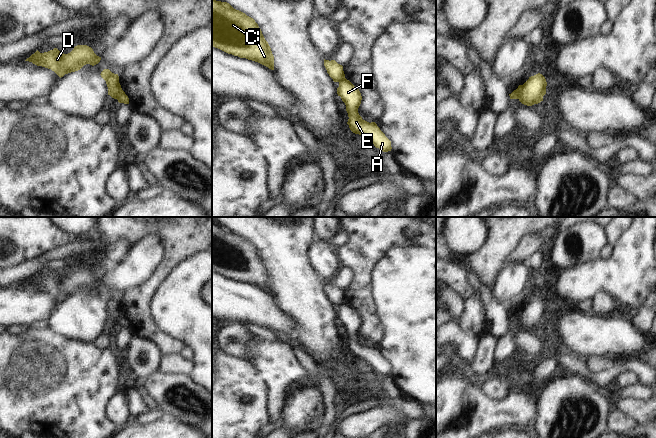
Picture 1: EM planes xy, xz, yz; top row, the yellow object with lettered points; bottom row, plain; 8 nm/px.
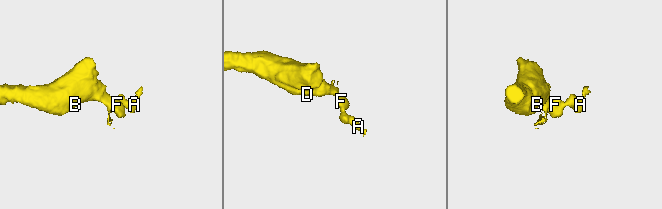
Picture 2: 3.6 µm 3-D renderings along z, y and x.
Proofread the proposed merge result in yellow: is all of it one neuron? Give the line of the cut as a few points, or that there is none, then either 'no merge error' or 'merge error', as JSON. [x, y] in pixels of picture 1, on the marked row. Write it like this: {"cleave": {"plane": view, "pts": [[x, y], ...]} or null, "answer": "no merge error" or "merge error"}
{"cleave": {"plane": "yz", "pts": [[522, 85], [521, 92], [517, 98]]}, "answer": "merge error"}

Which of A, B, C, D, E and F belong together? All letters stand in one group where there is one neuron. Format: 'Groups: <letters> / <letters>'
Groups: A E F / B C D

